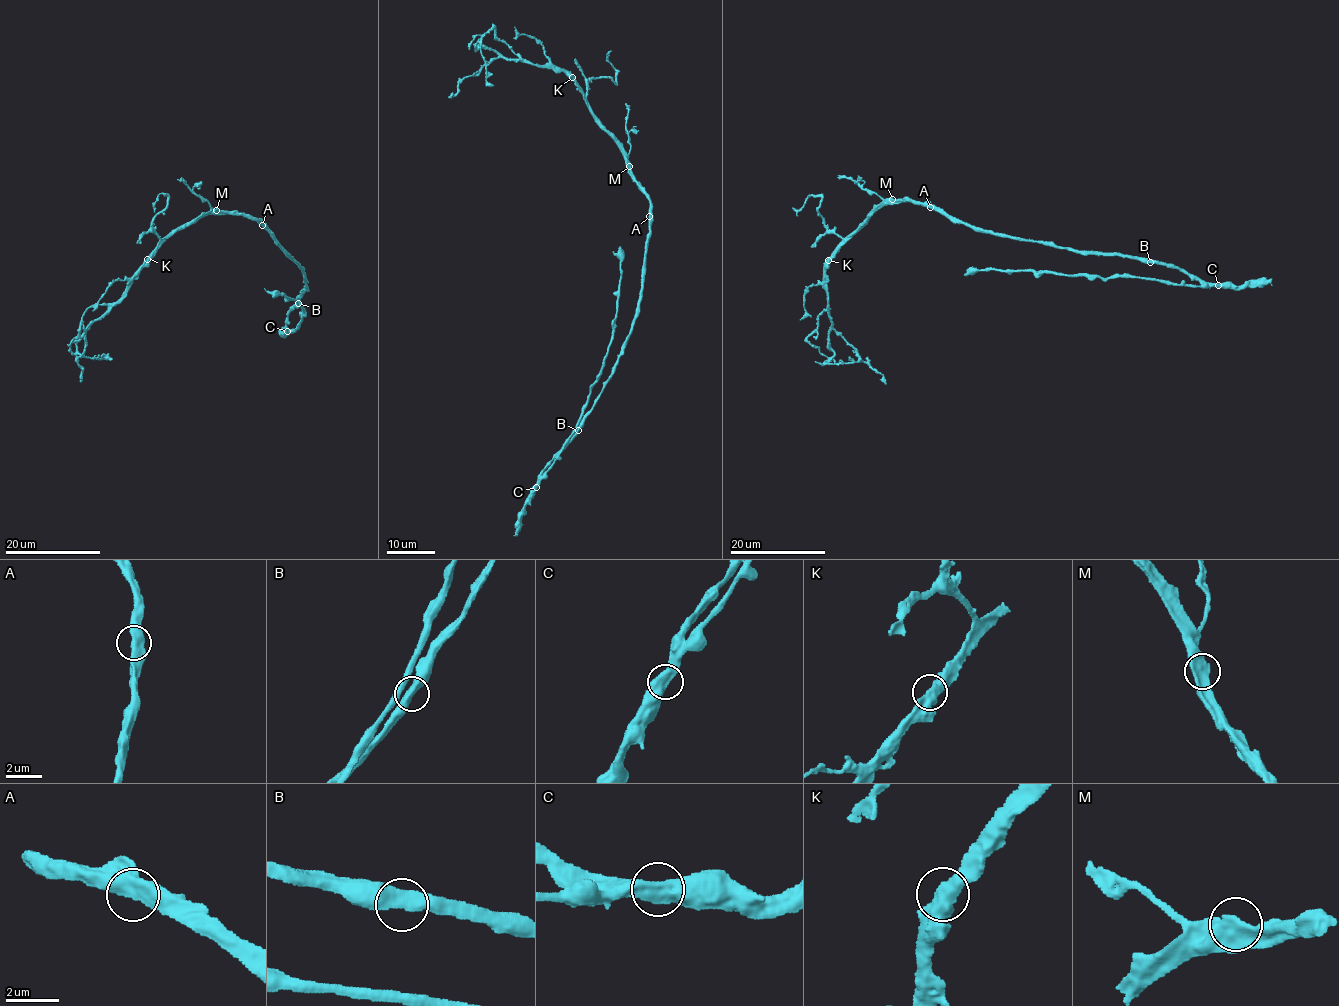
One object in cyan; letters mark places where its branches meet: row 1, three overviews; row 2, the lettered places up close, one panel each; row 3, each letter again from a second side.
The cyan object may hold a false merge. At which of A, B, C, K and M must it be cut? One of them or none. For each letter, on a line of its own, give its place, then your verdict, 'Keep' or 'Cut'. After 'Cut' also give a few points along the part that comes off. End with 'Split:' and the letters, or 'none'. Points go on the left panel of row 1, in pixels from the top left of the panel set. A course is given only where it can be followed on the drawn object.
A: Place: (262, 225). Keep
B: Place: (298, 303). Keep
C: Place: (287, 331). Cut. Course of the part to remove: (287, 331), (297, 328), (303, 309), (284, 295), (275, 293), (273, 297)
K: Place: (147, 259). Keep
M: Place: (216, 210). Keep
Split: C

